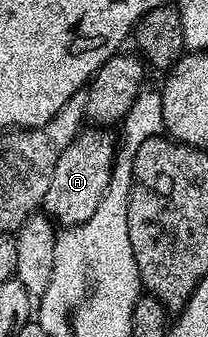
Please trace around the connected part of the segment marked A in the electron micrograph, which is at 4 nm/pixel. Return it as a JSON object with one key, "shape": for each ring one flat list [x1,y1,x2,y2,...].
{"shape":[[92,126,89,129,89,132,87,130,81,131,75,142,70,146,66,146,62,158,58,158,58,166,54,166,54,178,50,178,50,190,43,202,43,207,48,208,47,213,51,216,51,219,57,225,65,224,68,230,75,229,77,224,84,224,96,213,102,198,108,192,112,178,112,167,116,164,118,155,118,140,117,137,115,140,108,133,111,131,100,126]]}

